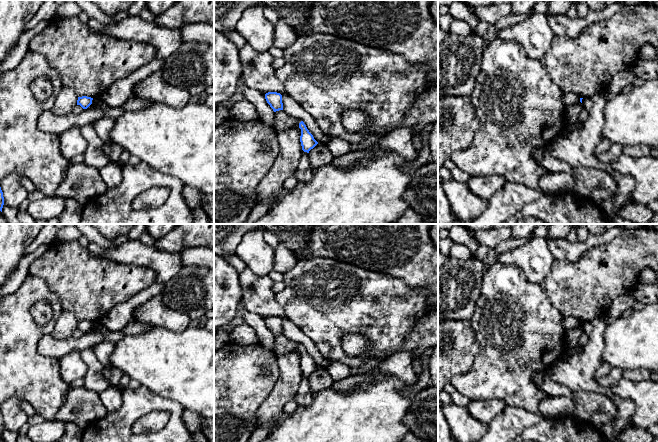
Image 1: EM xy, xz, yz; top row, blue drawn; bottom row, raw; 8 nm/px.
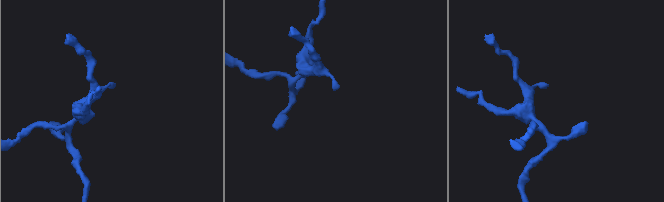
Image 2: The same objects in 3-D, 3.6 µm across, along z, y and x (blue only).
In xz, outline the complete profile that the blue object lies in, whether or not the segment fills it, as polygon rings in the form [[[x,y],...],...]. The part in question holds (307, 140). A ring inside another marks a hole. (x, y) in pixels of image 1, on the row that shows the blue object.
[[[303,121],[299,123],[299,128],[301,129],[300,142],[302,150],[309,153],[309,151],[313,149],[318,142],[314,139],[313,135],[309,132]]]

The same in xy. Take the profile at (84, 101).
[[[82,96],[78,97],[77,105],[80,105],[83,109],[87,109],[92,104],[93,98]]]

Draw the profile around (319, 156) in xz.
[[[318,143],[313,149],[308,153],[309,162],[313,169],[320,168],[330,164],[334,156],[328,150],[327,146],[323,143]]]

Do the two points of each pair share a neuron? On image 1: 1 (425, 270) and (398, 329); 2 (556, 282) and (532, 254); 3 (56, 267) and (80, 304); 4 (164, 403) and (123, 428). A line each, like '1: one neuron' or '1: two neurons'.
1: two neurons
2: two neurons
3: one neuron
4: one neuron

